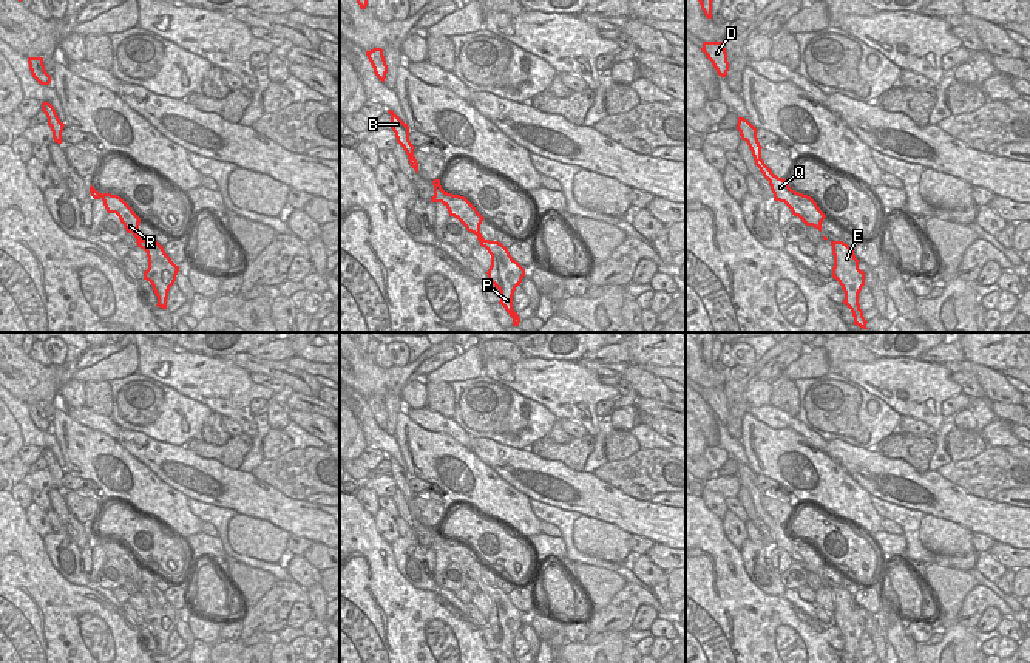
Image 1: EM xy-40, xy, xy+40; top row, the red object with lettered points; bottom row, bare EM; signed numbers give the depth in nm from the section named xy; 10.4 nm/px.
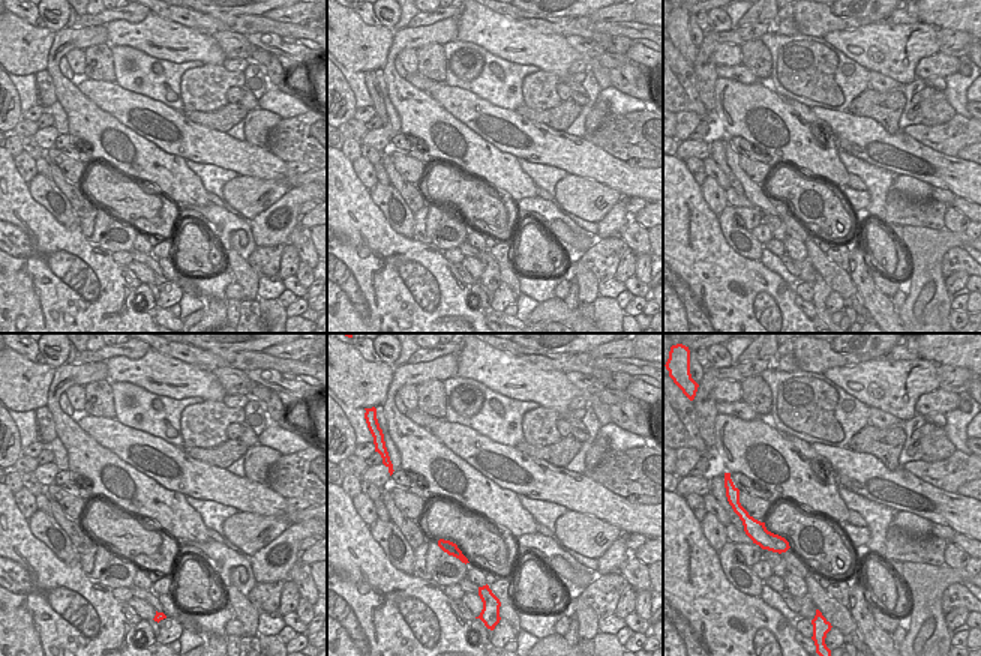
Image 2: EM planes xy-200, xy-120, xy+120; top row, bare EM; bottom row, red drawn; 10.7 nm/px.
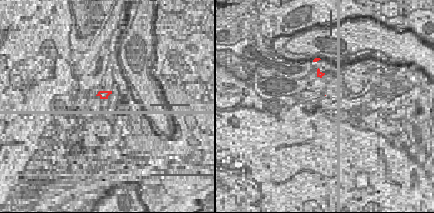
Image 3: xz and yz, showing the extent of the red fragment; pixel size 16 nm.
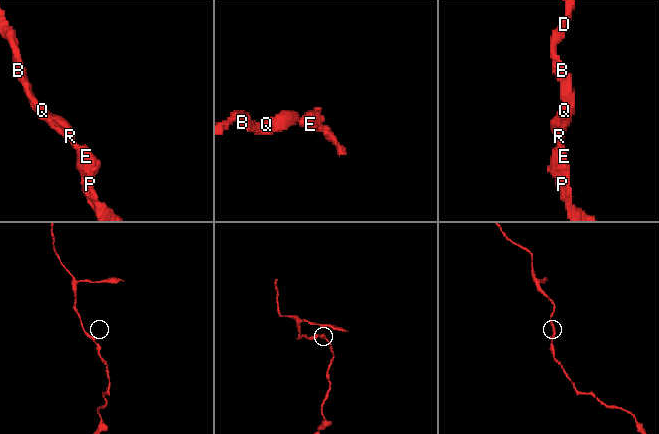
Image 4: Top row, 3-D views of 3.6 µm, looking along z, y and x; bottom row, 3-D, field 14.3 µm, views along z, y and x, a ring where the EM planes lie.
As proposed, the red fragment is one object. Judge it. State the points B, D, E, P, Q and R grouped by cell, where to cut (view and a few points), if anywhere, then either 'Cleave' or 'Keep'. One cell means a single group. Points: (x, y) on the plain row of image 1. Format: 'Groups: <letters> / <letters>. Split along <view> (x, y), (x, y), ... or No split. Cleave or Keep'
Groups: B D E P Q R. No split. Keep

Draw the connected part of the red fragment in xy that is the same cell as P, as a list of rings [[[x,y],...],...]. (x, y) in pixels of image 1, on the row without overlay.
[[[440,525],[432,527],[434,542],[431,549],[442,549],[449,563],[457,564],[468,578],[474,580],[482,593],[491,601],[491,612],[488,615],[488,626],[500,638],[500,648],[510,663],[519,663],[513,655],[513,641],[525,623],[525,615],[510,601],[508,595],[499,587],[485,586],[480,580],[480,570],[485,566],[477,555],[460,541],[448,539],[442,535]]]

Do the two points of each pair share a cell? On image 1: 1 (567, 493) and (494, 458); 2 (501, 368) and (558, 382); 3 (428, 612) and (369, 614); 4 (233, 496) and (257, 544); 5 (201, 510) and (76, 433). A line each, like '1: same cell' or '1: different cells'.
1: same cell
2: same cell
3: same cell
4: different cells
5: different cells

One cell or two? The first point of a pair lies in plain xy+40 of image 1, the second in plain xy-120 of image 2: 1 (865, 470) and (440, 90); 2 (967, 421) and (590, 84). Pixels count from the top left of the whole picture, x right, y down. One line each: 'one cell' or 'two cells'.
1: one cell
2: two cells

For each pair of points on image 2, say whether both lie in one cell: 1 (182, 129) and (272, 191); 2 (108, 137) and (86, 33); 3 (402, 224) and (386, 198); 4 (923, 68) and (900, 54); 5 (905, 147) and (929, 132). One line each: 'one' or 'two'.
1: two
2: one
3: one
4: two
5: two

